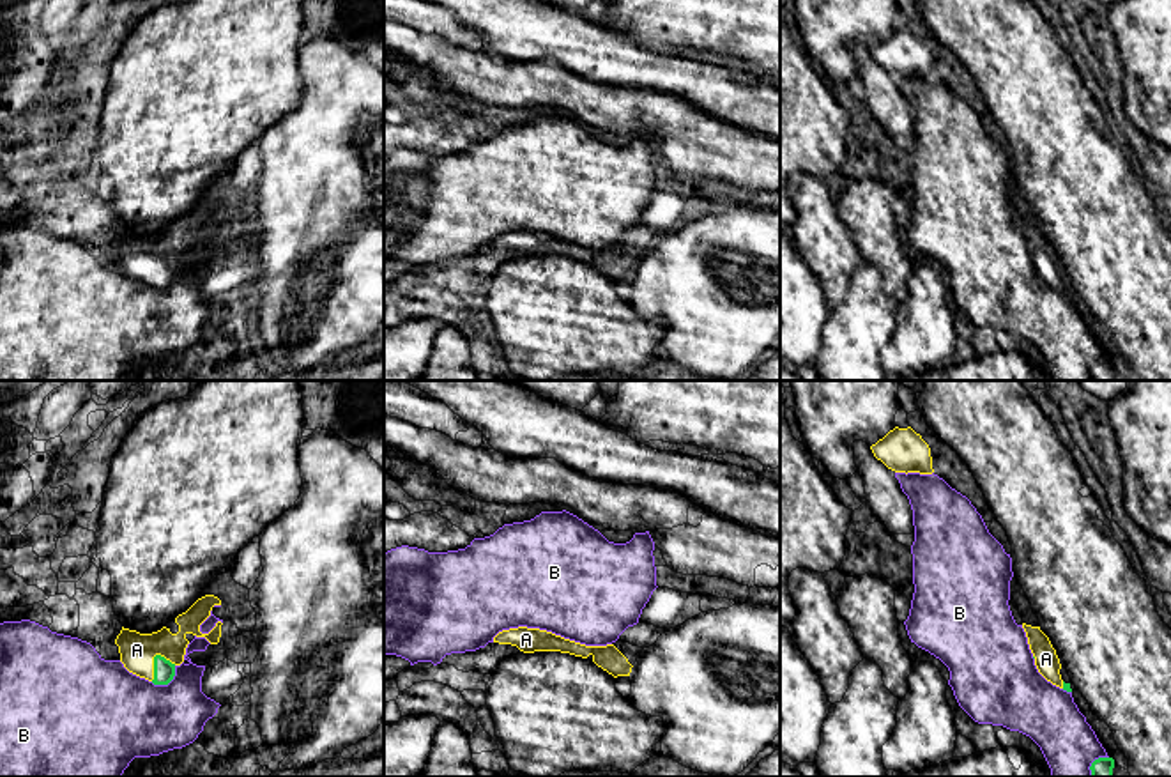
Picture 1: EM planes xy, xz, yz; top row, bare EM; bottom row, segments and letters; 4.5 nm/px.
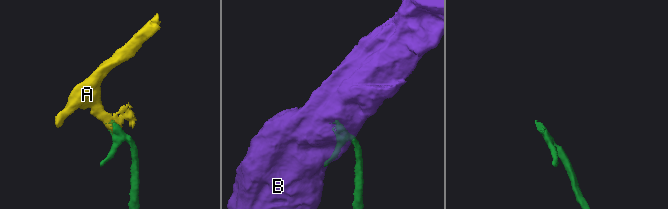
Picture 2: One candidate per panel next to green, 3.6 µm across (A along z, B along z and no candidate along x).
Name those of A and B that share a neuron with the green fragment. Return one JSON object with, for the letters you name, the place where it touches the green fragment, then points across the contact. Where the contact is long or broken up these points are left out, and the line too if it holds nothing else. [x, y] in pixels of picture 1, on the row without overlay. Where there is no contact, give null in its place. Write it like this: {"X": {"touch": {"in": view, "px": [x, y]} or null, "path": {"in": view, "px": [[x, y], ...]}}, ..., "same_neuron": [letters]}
{"A": {"touch": {"in": "xy", "px": [154, 262]}, "path": {"in": "xy", "px": [[163, 273], [154, 262], [137, 253]]}}, "same_neuron": ["A"]}

